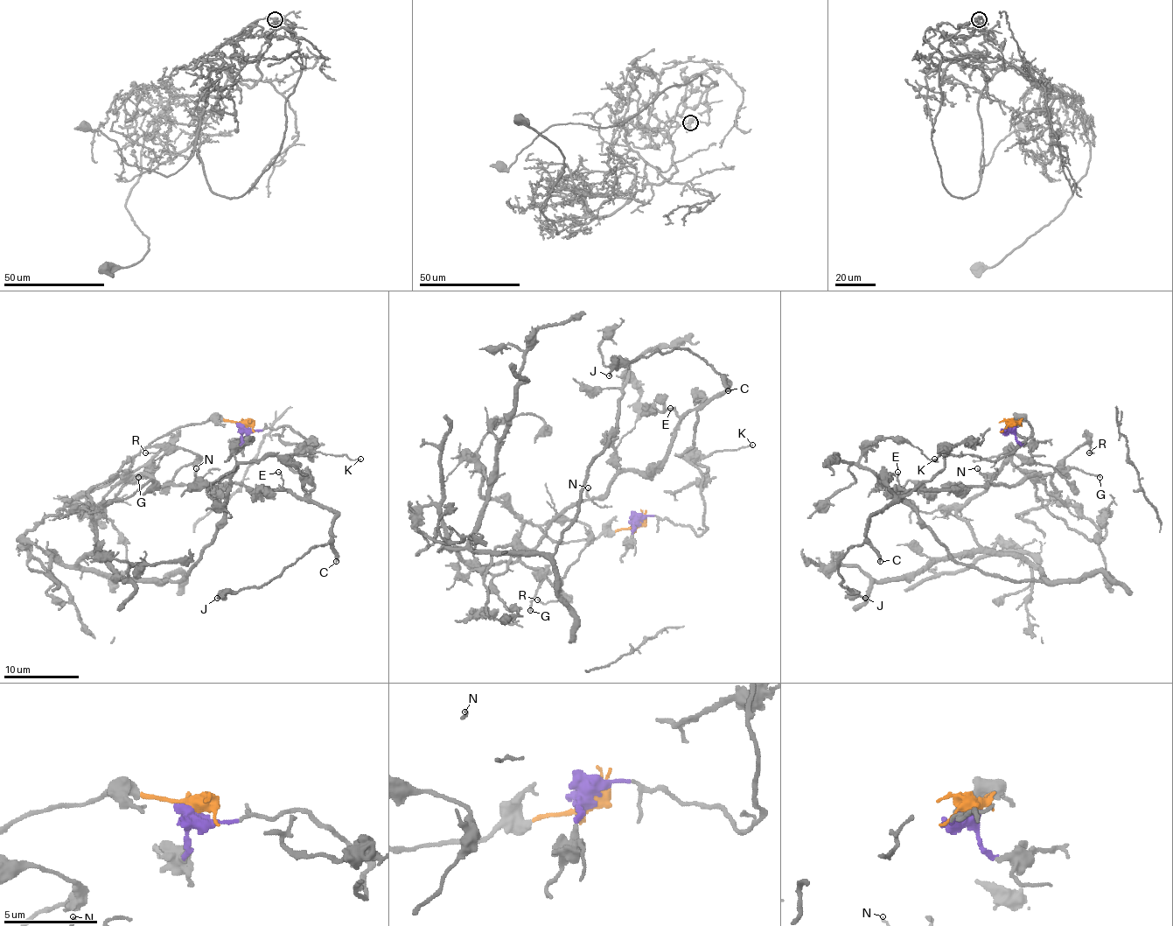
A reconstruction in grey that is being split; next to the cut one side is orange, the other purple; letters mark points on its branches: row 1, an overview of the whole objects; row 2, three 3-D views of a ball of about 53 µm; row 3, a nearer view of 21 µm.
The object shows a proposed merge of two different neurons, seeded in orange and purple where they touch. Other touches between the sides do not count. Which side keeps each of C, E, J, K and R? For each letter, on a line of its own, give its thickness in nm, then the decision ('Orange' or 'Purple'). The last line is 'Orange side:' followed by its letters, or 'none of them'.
C: Thickness 320 nm. Purple
E: Thickness 110 nm. Purple
J: Thickness 180 nm. Purple
K: Thickness 130 nm. Purple
R: Thickness 140 nm. Purple
Orange side: none of them

